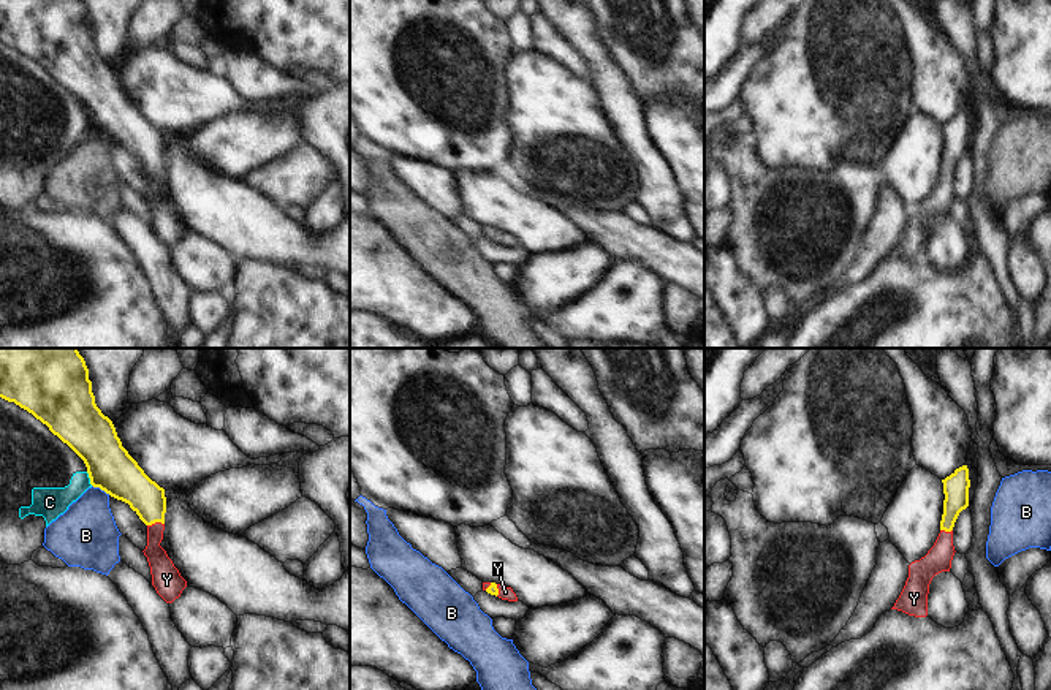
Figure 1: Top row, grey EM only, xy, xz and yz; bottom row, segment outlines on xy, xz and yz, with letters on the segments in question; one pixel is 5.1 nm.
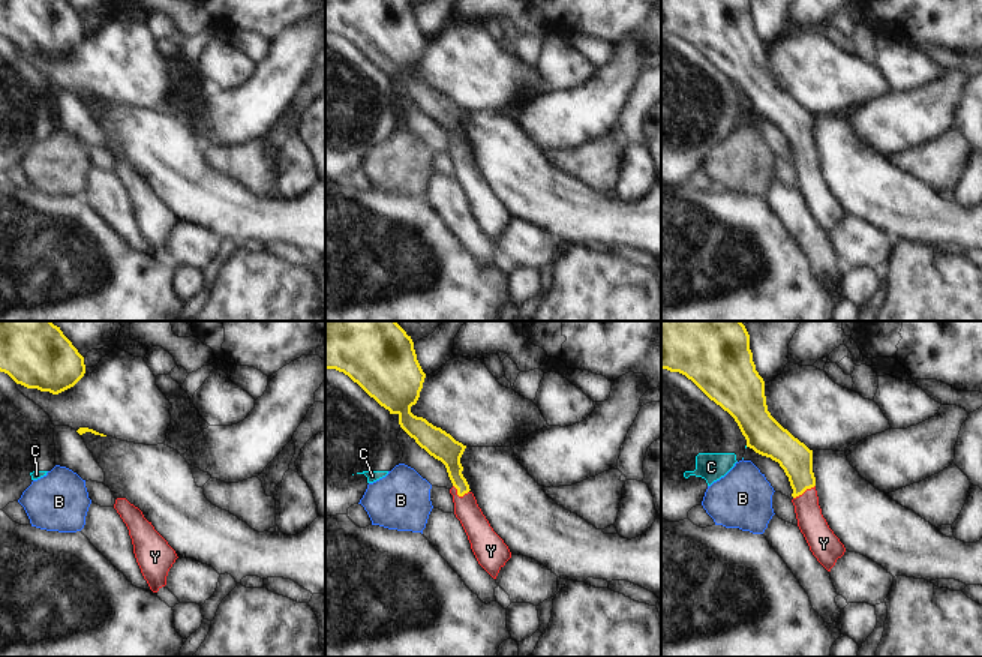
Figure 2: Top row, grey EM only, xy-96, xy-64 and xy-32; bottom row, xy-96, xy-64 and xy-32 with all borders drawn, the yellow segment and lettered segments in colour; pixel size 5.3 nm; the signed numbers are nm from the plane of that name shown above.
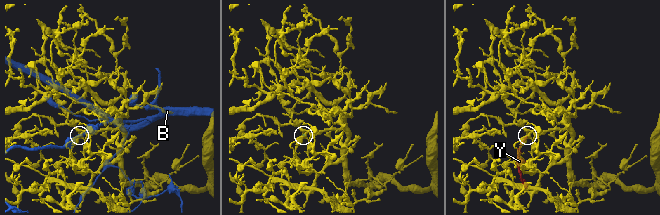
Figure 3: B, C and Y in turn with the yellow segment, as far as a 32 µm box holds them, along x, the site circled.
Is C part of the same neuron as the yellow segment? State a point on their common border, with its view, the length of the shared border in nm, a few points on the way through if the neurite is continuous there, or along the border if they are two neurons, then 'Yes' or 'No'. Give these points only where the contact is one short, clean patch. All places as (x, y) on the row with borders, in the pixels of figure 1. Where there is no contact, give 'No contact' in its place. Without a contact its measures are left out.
Touches yellow at xy (89, 477). Shared border 80 nm. Boundary: xy (86, 472), (92, 485). No.

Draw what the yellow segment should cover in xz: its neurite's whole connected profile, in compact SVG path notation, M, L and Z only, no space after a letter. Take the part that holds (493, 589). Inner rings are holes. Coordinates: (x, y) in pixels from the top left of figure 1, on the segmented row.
M483 582L483 590L486 590L488 593L495 595L502 600L518 601L518 597L513 592L513 589L507 587L507 586L502 586L502 584Z

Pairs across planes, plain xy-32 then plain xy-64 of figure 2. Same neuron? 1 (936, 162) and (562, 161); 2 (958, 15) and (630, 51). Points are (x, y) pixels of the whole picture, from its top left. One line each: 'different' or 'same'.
1: same
2: different

